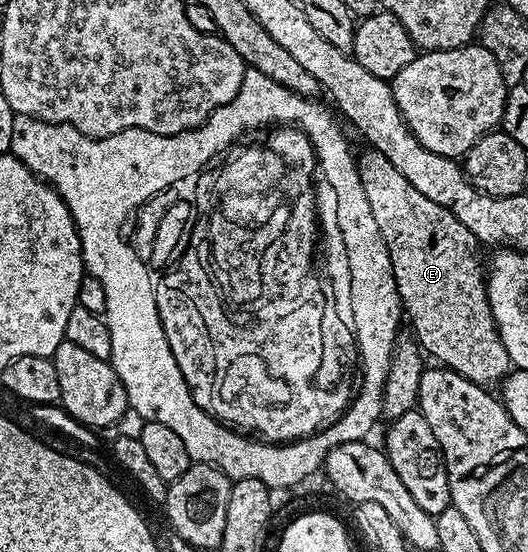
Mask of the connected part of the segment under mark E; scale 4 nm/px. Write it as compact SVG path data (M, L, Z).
M372 149L360 152L357 155L357 172L367 205L371 205L371 217L375 217L379 237L383 237L383 245L387 245L387 253L391 257L391 269L408 326L409 323L413 326L412 334L422 352L430 360L467 377L473 383L500 384L509 374L511 364L491 313L487 271L484 266L481 268L481 259L477 256L479 240L470 233L467 225L443 209L443 205L435 205L435 201L423 197L423 193L419 193L419 189L415 189L415 185L411 185L411 181L407 181L407 177L403 177L403 173L399 173L399 169L383 157L383 153Z

